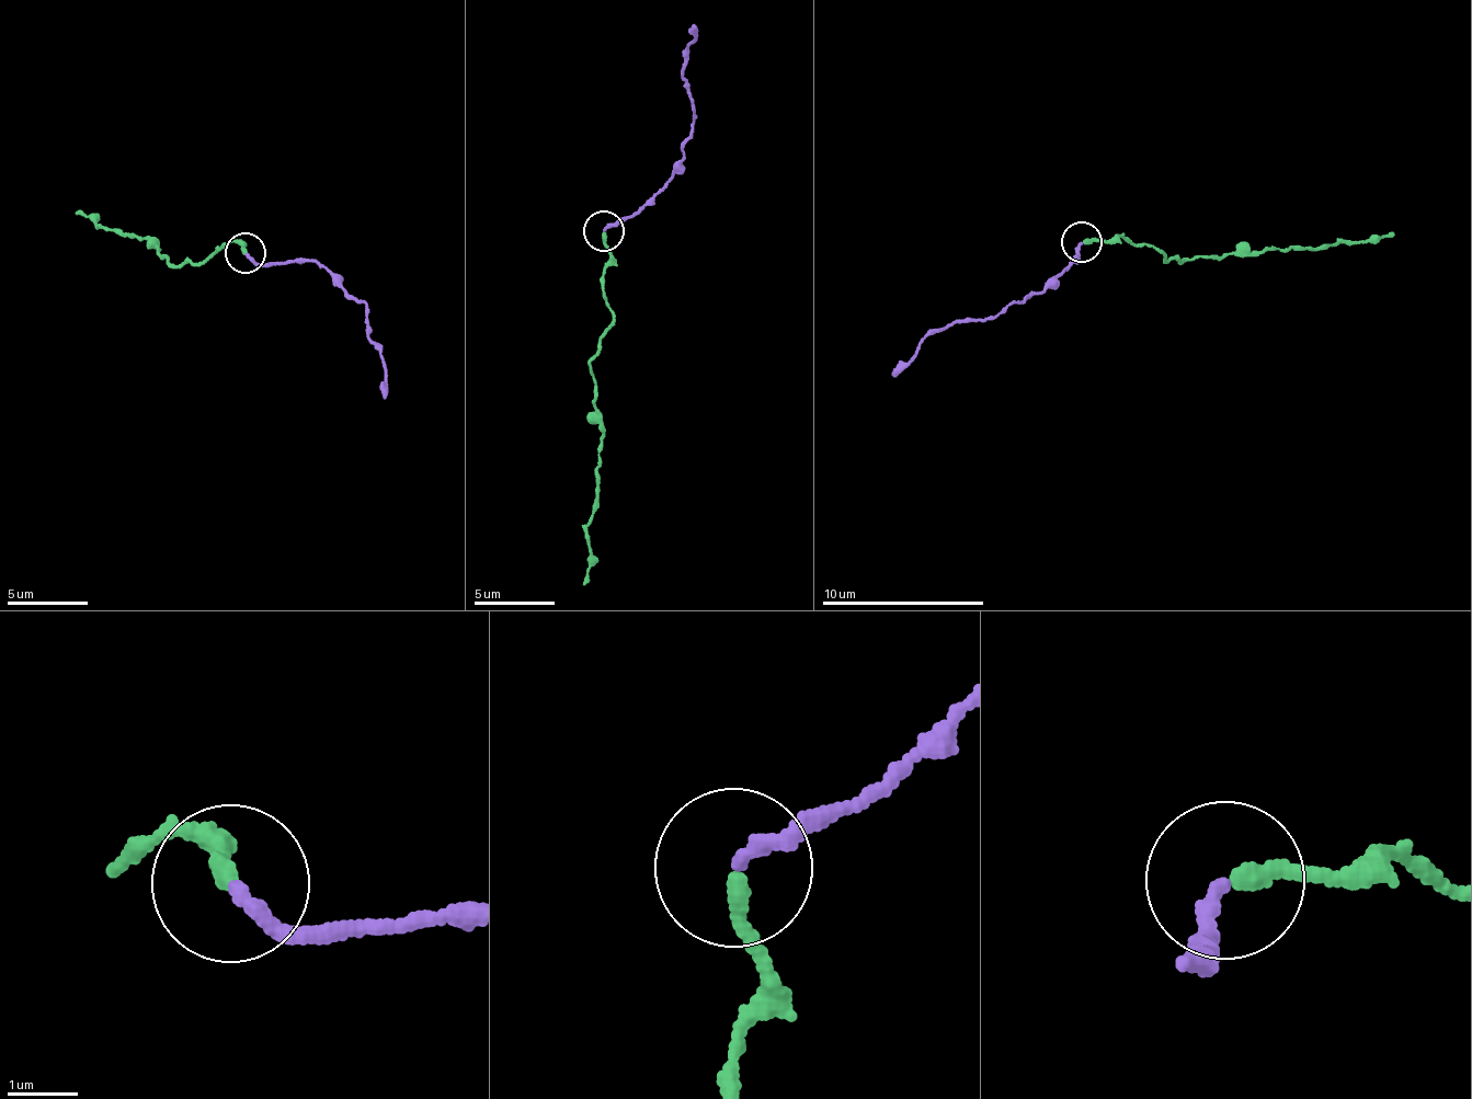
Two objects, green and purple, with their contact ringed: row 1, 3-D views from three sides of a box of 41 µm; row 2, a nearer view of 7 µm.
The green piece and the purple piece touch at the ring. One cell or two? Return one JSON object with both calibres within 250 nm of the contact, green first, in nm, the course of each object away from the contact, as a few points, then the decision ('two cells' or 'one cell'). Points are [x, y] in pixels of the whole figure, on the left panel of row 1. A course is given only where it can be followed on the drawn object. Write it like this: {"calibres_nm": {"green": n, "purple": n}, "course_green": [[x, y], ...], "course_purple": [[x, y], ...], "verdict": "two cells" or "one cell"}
{"calibres_nm": {"green": 260, "purple": 200}, "course_green": [[243, 253], [237, 241], [200, 262], [170, 262], [148, 237], [100, 227], [77, 210]], "course_purple": [[244, 254], [285, 262], [311, 261], [344, 286], [367, 312], [369, 339], [377, 343], [386, 400]], "verdict": "one cell"}

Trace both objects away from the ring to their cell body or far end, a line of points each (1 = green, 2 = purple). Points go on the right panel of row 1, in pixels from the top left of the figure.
1: (1084, 242), (1120, 237), (1161, 252), (1166, 260), (1331, 245), (1393, 232)
2: (1080, 242), (1080, 260), (1069, 262), (1042, 289), (1000, 310), (951, 327), (933, 329), (892, 378)

